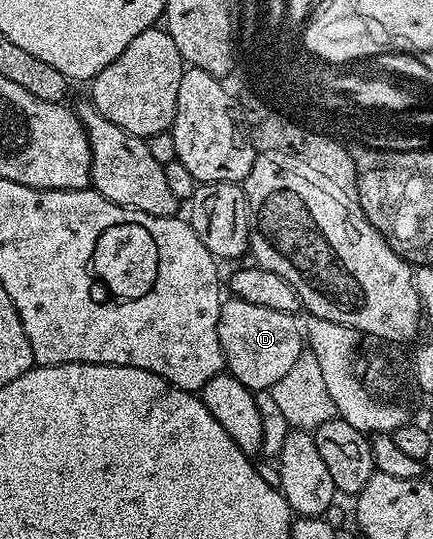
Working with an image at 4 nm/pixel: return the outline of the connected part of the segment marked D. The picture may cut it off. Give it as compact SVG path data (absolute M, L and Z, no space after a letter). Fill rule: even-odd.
M227 298L220 309L220 321L218 322L225 370L252 392L271 390L280 381L280 377L291 369L304 350L304 331L294 318L293 314L285 311L264 309L264 305L252 305L252 301Z

